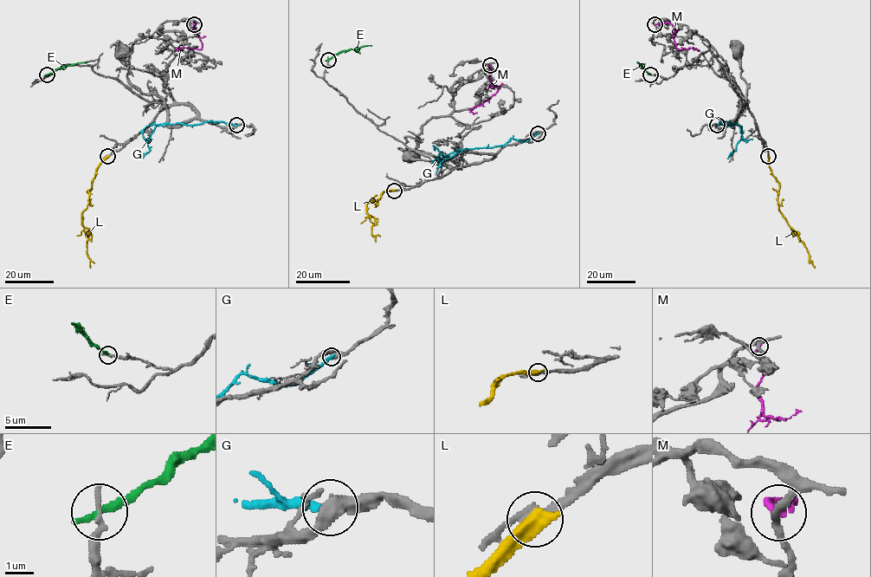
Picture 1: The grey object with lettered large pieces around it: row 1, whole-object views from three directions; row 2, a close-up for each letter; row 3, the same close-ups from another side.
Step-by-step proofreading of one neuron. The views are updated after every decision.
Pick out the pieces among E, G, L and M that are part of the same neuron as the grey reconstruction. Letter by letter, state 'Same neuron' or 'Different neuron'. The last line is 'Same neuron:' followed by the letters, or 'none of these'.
E: Different neuron
G: Different neuron
L: Different neuron
M: Different neuron
Same neuron: none of these

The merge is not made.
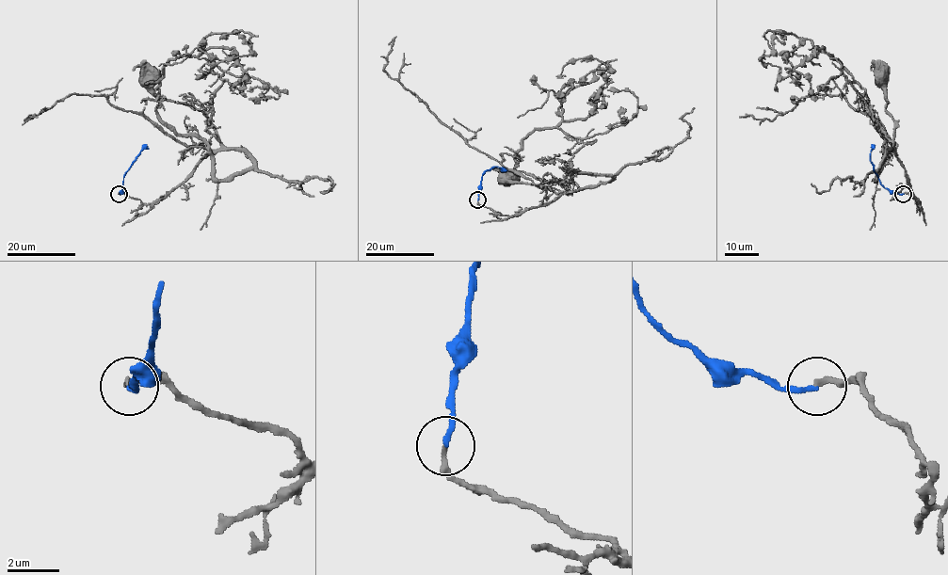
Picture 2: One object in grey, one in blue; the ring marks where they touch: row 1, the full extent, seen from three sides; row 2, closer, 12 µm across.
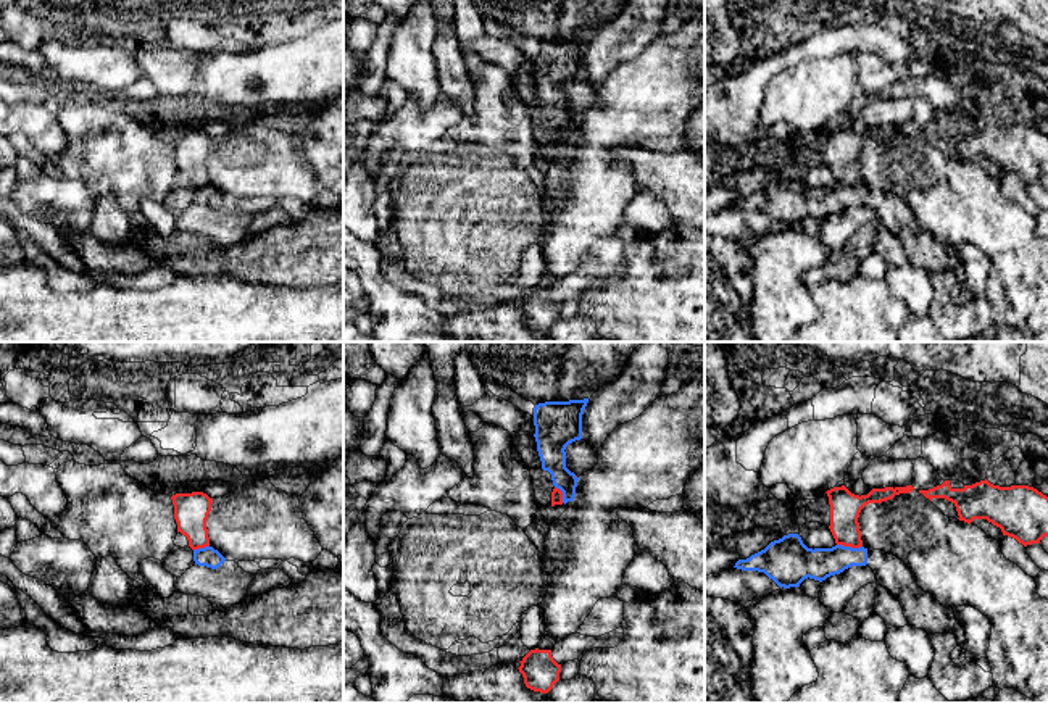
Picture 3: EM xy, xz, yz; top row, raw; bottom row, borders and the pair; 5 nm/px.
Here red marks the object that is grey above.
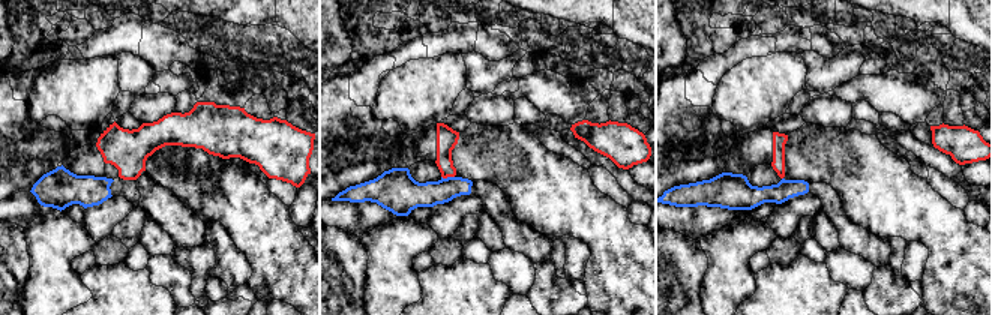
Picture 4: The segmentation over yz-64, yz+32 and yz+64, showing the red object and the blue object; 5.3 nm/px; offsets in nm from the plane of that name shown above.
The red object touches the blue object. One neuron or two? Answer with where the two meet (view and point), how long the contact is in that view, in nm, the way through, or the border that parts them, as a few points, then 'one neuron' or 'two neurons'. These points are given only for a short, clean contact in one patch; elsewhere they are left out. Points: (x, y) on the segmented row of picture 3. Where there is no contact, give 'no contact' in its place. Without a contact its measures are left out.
yz (850, 545) | 130 nm | along yz (837, 544), (861, 547) | two neurons

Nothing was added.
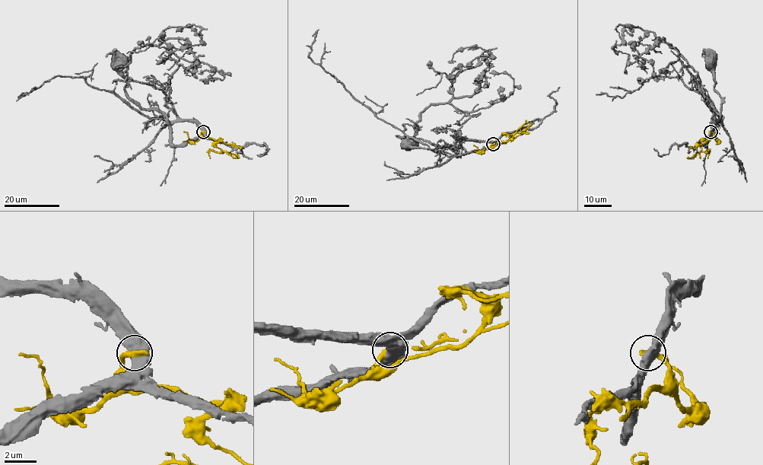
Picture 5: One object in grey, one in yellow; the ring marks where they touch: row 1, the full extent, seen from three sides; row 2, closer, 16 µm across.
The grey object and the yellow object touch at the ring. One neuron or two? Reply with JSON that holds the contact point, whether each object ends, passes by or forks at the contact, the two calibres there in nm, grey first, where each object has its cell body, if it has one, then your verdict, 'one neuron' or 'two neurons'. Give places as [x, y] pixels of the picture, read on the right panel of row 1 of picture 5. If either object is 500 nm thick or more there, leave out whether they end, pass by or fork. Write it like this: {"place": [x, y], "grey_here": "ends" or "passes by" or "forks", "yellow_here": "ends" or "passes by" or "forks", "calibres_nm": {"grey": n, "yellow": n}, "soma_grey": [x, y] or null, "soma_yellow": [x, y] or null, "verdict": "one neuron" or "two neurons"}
{"place": [710, 132], "calibres_nm": {"grey": 600, "yellow": 420}, "soma_grey": [711, 62], "soma_yellow": null, "verdict": "two neurons"}

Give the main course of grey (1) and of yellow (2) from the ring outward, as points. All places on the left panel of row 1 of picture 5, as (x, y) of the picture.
1: (203, 132), (195, 122), (182, 120), (160, 90), (129, 80), (123, 73), (119, 61)
2: (203, 131), (201, 134), (204, 137), (219, 139), (215, 144), (224, 151), (209, 151), (210, 158)

